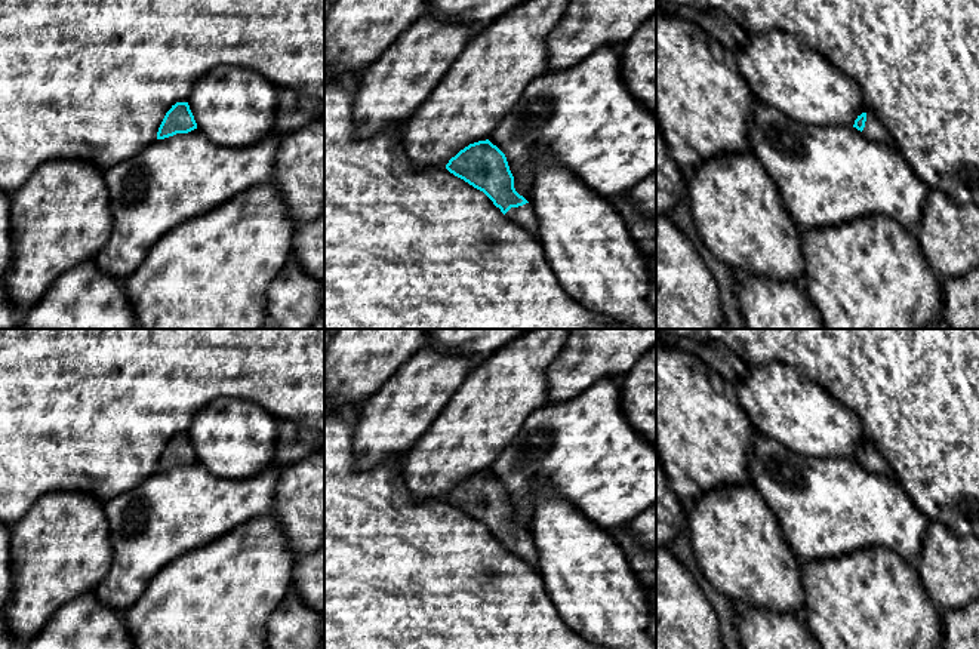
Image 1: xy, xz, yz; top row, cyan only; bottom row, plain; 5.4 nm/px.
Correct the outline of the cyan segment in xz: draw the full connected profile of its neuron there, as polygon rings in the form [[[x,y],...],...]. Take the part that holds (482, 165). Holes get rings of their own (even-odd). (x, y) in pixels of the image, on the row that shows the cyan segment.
[[[489,139],[461,150],[446,169],[483,191],[508,219],[526,228],[541,243],[535,209],[515,191],[505,154]]]

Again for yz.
[[[871,110],[858,116],[853,127],[861,130],[863,136],[871,141],[883,142],[890,148],[899,150],[887,127],[875,117]]]

